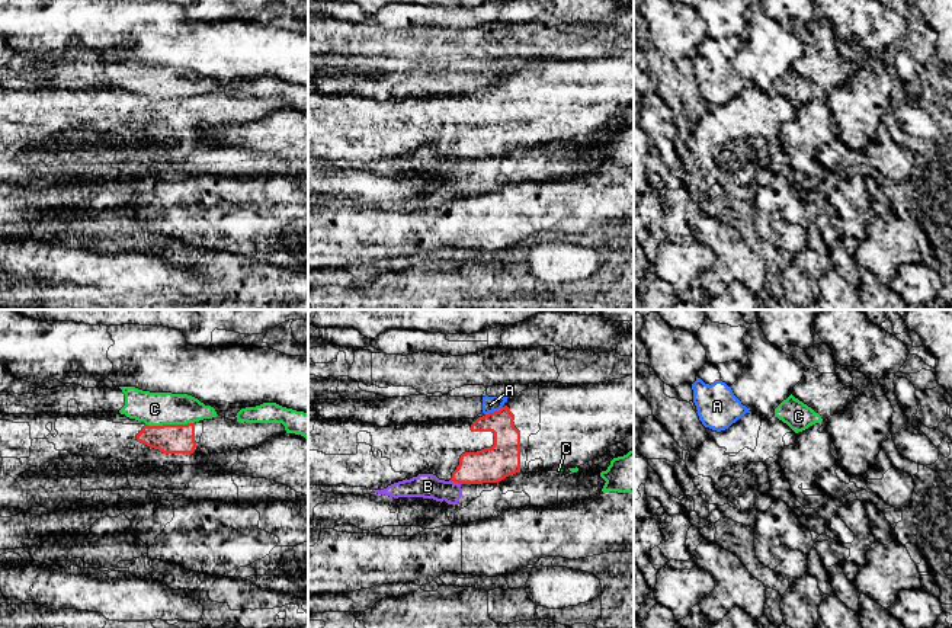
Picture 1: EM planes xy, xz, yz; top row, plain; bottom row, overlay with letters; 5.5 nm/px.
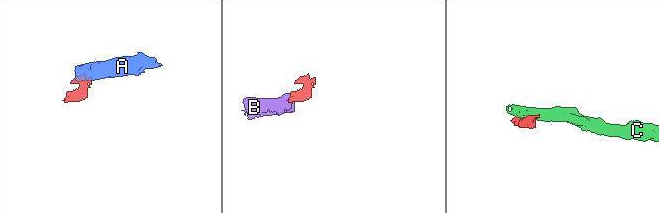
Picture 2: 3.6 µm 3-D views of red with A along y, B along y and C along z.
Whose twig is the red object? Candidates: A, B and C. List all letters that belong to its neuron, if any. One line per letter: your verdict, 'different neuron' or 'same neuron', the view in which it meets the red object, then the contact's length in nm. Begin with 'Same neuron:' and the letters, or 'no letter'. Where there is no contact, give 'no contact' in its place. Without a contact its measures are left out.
Same neuron: no letter
A: different neuron; contact in xz; length 110 nm
B: different neuron; contact in xz; length 70 nm
C: different neuron; contact in xy; length 280 nm

